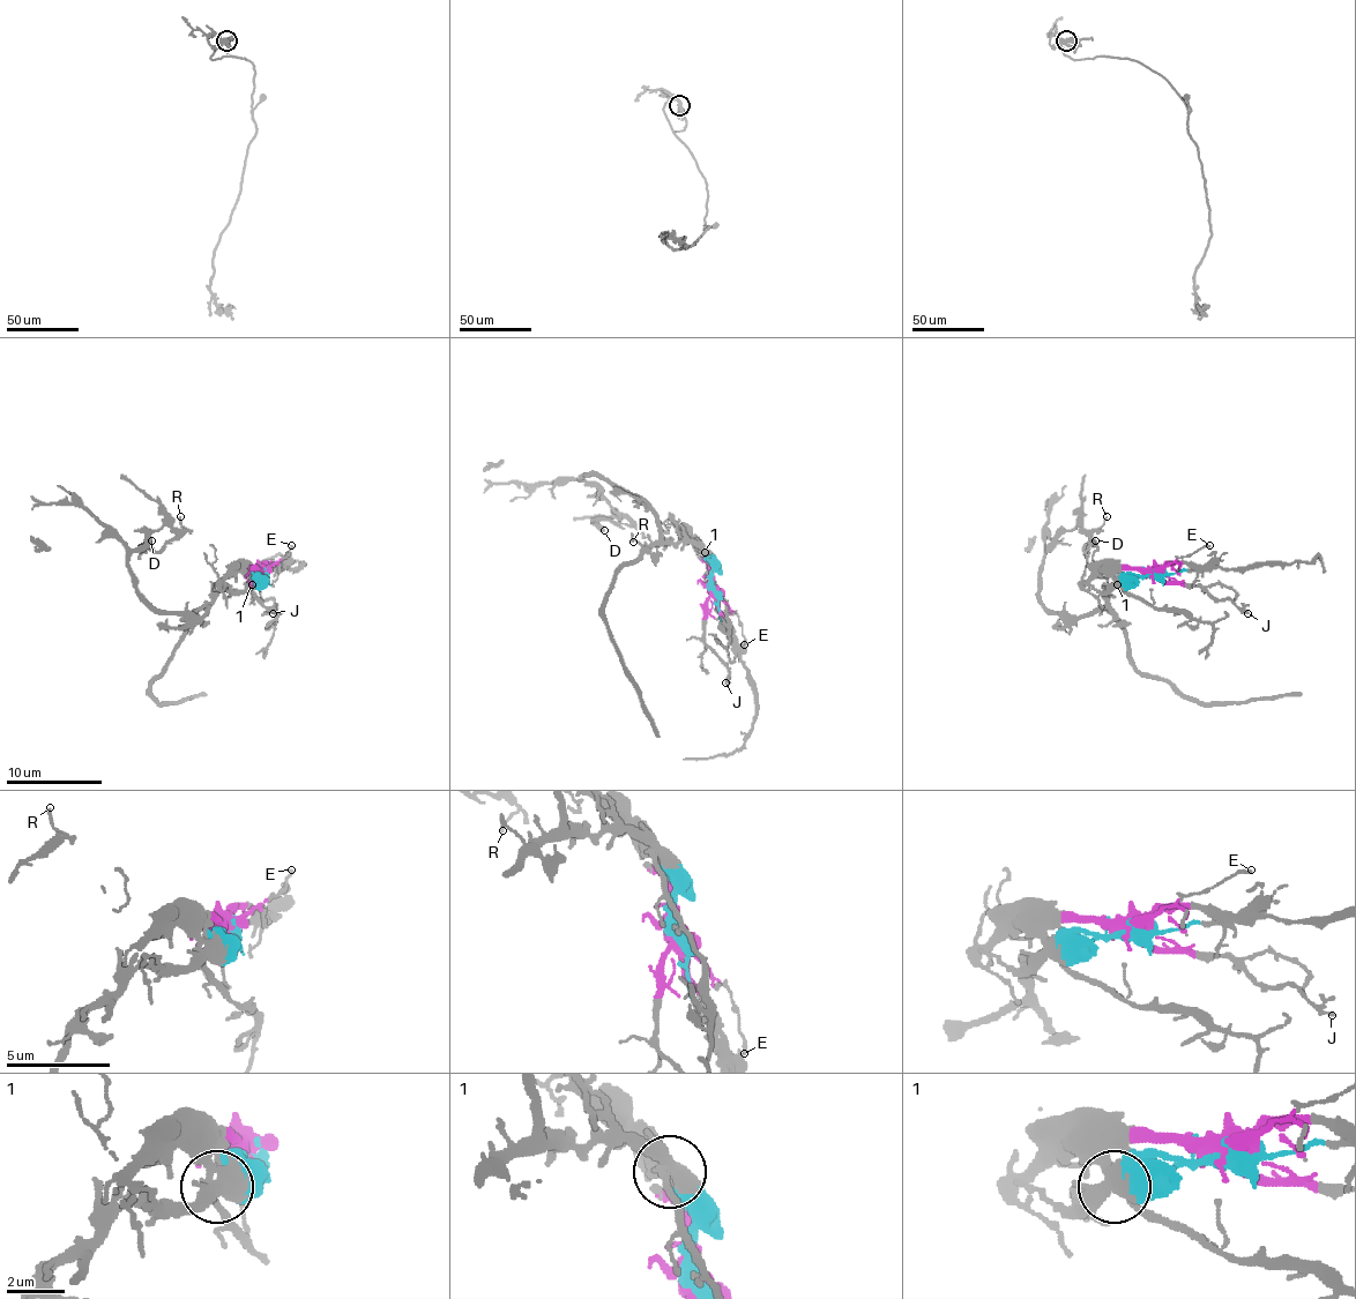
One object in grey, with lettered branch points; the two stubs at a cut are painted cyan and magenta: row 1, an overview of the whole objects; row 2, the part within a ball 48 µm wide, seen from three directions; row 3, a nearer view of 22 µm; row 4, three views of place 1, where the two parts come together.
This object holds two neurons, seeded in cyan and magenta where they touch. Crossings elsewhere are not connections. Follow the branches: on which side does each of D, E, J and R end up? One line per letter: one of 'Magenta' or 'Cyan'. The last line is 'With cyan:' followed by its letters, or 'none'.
D: Cyan
E: Magenta
J: Magenta
R: Cyan
With cyan: D, R

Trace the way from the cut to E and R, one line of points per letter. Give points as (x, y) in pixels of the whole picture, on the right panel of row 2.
E: (1154, 574), (1209, 545)
R: (1154, 574), (1125, 576), (1077, 617), (1038, 598), (1045, 550), (1105, 516)

